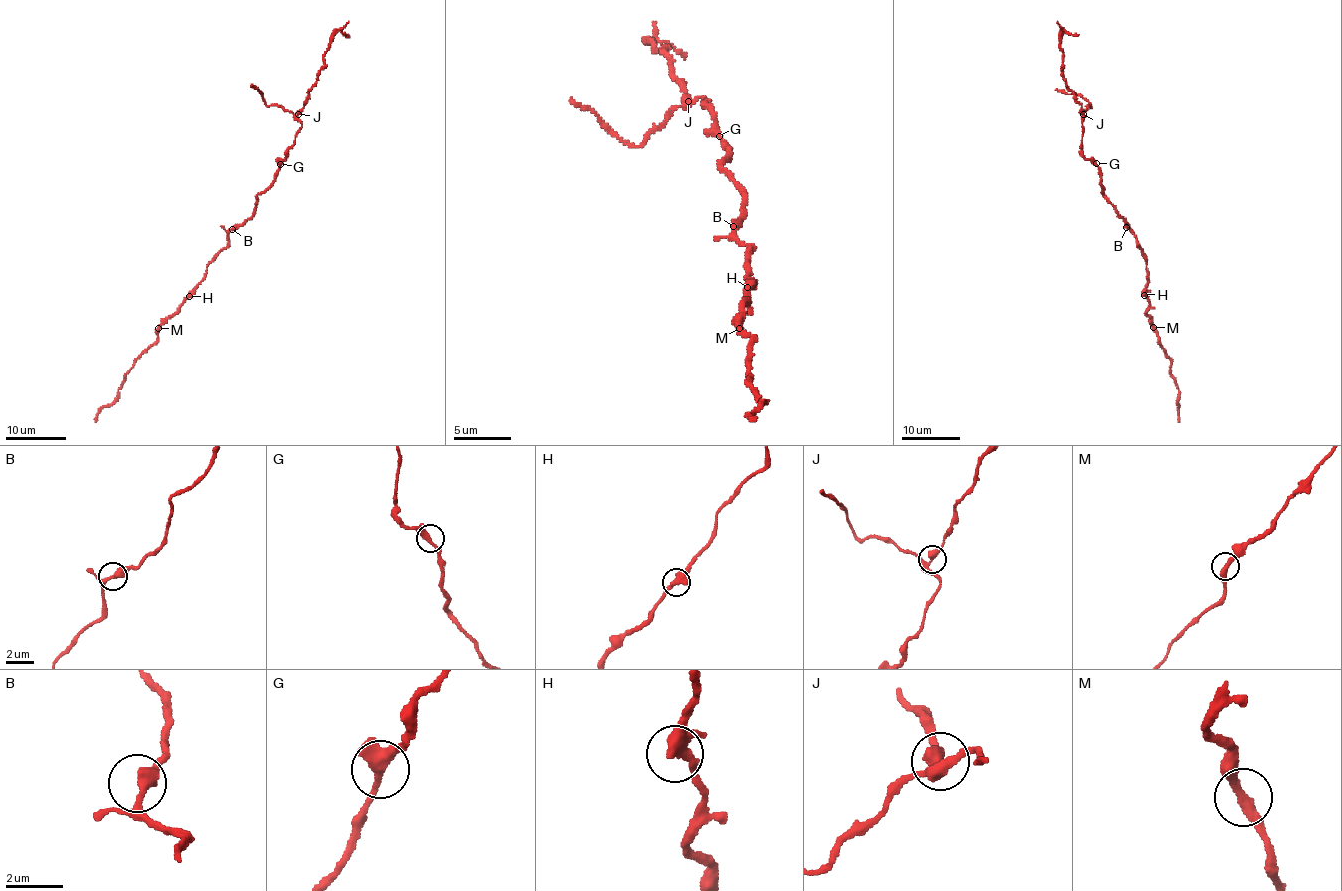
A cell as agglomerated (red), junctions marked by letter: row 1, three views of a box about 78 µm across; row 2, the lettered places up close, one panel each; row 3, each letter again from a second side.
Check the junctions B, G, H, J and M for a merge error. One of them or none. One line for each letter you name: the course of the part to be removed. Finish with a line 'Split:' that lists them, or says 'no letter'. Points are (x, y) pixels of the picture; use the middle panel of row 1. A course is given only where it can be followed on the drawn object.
Split: no letter

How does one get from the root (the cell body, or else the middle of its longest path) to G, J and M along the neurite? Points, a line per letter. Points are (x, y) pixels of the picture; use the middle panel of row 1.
G: (741, 215), (744, 196), (730, 174), (721, 169), (728, 150), (724, 149), (724, 144), (719, 136)
J: (741, 215), (744, 196), (721, 169), (728, 150), (716, 116), (704, 97), (687, 101)
M: (741, 215), (734, 231), (751, 250), (746, 279), (756, 280), (748, 292), (749, 303), (742, 307), (739, 328)

